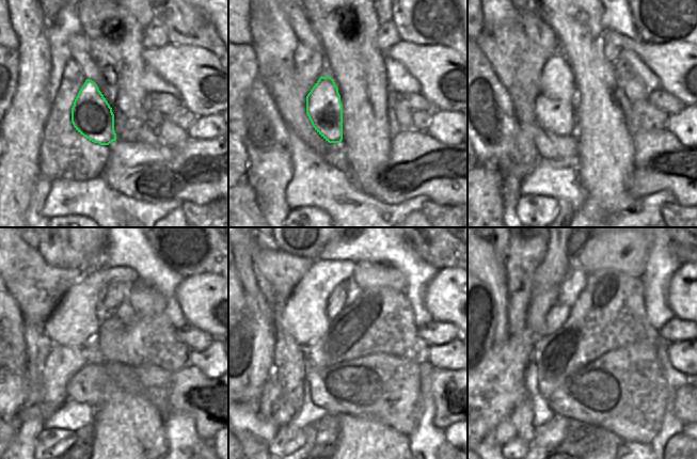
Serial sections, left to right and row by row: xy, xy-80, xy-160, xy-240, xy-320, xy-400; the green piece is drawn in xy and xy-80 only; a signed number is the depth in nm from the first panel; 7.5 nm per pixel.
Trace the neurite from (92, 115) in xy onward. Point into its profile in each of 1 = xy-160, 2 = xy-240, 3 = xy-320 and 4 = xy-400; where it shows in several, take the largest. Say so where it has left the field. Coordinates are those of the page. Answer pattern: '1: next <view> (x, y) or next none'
1: next xy-160 (558, 116)
2: next xy-240 (70, 361)
3: next xy-320 (296, 352)
4: next xy-400 (529, 347)

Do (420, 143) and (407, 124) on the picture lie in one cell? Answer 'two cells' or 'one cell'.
two cells

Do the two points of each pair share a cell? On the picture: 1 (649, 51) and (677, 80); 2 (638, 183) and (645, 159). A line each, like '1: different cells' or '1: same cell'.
1: same cell
2: same cell

